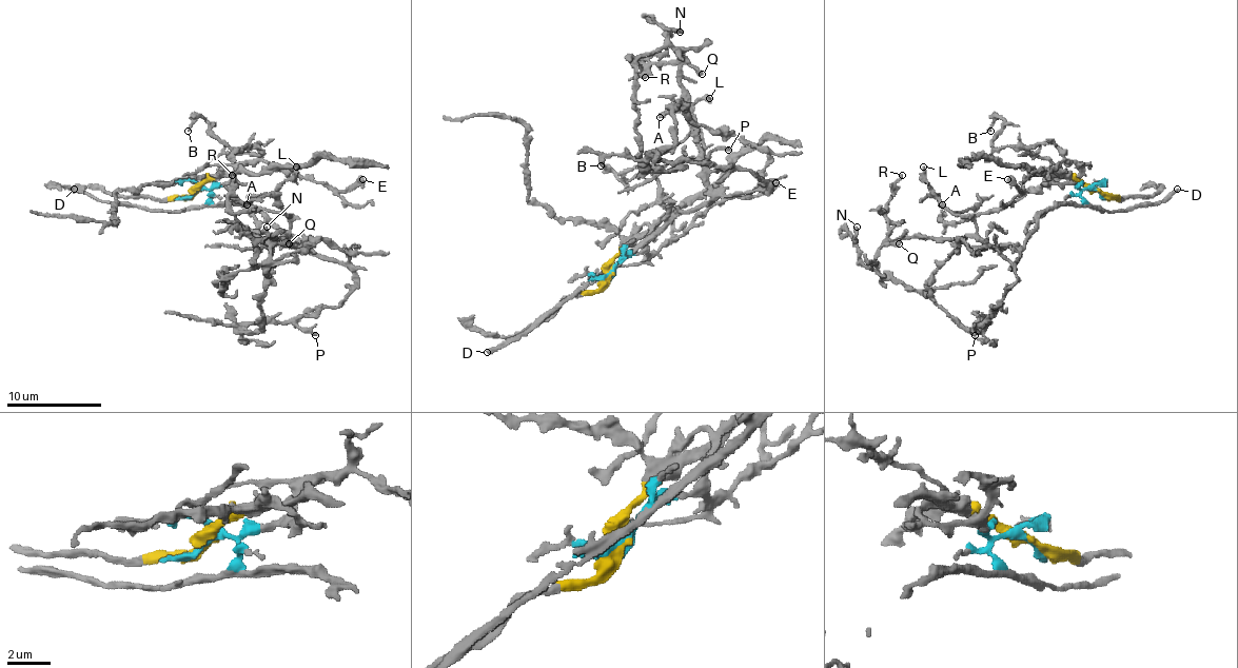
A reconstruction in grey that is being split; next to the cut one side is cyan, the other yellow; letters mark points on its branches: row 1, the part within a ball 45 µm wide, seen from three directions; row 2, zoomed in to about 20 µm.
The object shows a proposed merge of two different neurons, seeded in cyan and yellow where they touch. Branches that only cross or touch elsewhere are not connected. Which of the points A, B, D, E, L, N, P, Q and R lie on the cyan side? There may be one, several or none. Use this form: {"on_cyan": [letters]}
{"on_cyan": ["A", "B", "D", "E", "L", "N", "P", "Q", "R"]}

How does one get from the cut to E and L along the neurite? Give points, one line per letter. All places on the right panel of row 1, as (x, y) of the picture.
E: (1099, 191), (1080, 185), (1080, 169), (1066, 159), (1037, 169), (1021, 191), (1006, 178)
L: (1099, 191), (1085, 191), (1080, 204), (1049, 208), (1021, 246), (989, 246), (970, 219), (940, 200), (923, 166)

